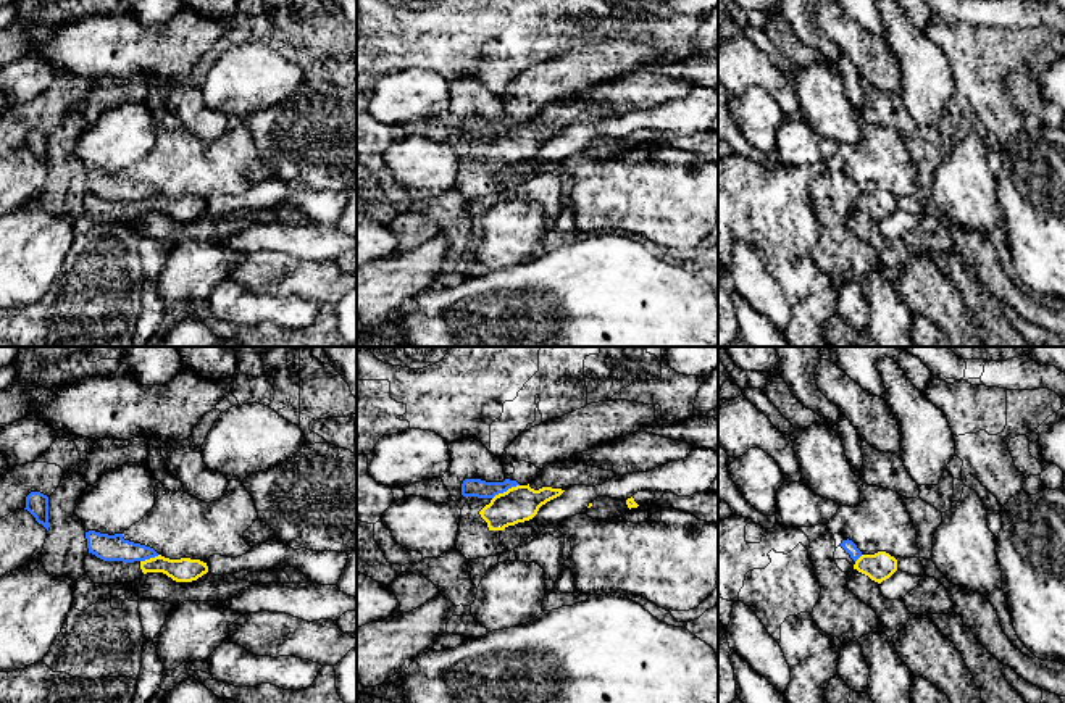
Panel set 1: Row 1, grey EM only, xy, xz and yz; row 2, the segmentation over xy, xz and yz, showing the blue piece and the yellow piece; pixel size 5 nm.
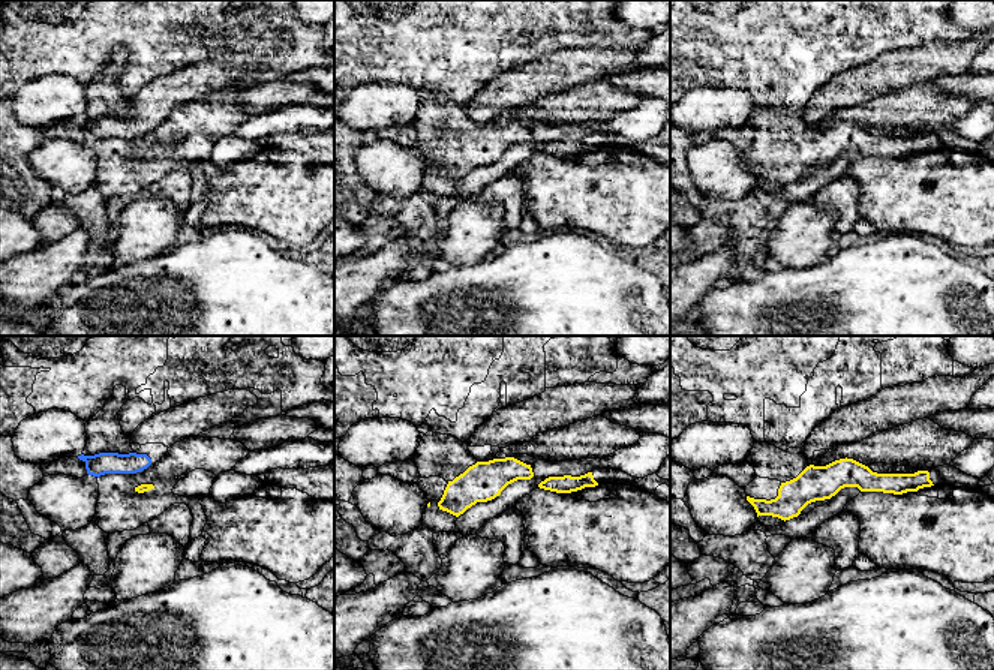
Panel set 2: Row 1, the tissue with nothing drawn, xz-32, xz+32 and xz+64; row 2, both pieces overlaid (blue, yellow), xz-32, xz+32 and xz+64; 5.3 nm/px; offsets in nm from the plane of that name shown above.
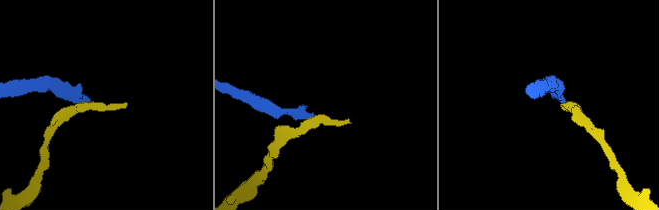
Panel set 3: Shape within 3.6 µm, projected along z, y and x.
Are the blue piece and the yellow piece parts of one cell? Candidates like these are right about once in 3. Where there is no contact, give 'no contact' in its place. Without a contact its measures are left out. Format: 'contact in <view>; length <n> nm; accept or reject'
contact in xz; length 150 nm; reject

